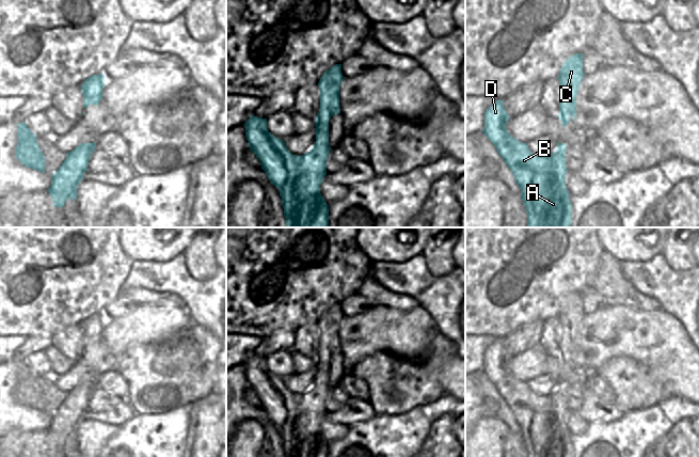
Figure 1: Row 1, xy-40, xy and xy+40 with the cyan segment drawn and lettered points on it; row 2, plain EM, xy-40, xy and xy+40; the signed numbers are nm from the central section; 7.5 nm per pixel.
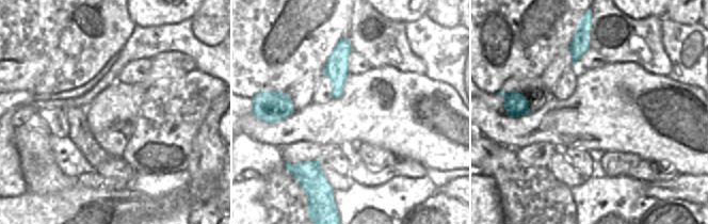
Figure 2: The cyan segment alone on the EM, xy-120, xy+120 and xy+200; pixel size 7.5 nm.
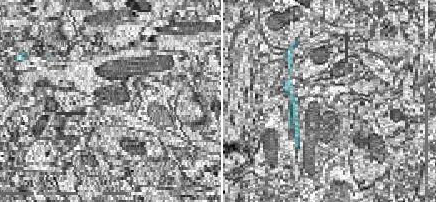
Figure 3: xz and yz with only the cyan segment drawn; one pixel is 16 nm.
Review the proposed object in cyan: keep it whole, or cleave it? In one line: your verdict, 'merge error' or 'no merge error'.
no merge error

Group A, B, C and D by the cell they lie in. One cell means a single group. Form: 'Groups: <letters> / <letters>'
Groups: A B C D.

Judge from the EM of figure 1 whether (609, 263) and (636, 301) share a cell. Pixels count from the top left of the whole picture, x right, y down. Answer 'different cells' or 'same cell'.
same cell

